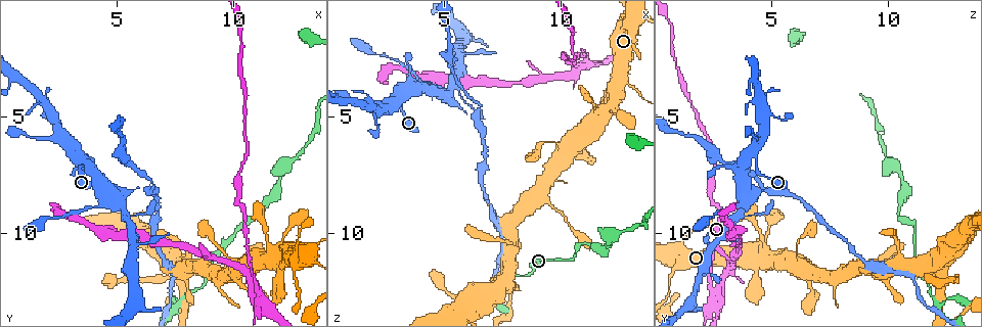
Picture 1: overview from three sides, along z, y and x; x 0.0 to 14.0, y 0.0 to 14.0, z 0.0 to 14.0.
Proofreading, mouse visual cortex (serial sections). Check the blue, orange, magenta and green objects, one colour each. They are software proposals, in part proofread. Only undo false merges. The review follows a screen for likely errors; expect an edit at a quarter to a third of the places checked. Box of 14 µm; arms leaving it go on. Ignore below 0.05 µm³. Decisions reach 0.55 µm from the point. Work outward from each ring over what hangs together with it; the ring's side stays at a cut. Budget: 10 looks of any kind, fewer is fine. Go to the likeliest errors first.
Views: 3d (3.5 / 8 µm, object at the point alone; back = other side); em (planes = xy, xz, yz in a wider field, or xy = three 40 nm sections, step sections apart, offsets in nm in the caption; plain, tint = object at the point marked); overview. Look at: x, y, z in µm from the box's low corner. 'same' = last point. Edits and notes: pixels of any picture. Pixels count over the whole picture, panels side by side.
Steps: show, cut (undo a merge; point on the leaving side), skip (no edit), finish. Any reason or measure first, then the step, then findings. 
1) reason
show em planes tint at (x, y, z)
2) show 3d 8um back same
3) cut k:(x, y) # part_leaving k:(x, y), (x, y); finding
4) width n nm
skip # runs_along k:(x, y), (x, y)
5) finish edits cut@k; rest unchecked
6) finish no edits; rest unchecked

calibre changes
show 3d 3.5um at (13.1, 10.4, 3.6)

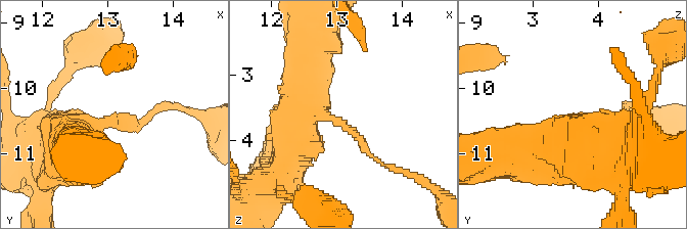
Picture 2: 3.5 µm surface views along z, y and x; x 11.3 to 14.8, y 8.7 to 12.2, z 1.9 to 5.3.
shape alone is not enough
show em xy step 1 tint at (12.95, 10.50, 3.70)

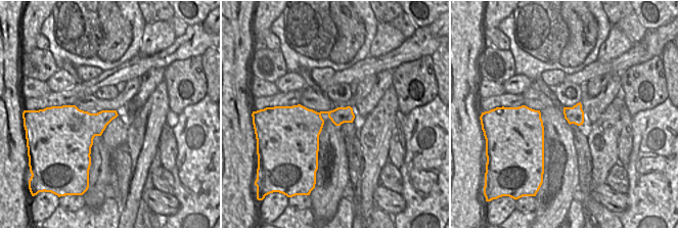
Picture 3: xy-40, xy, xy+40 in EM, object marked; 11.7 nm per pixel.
arm_widths 150, 700 nm
skip # runs_along 2:(307, 87), (301, 110), (338, 121), (382, 163); all the same cell

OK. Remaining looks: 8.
arms run side by side
show 3d 3.5um at (11.1, 12.6, 2.8)

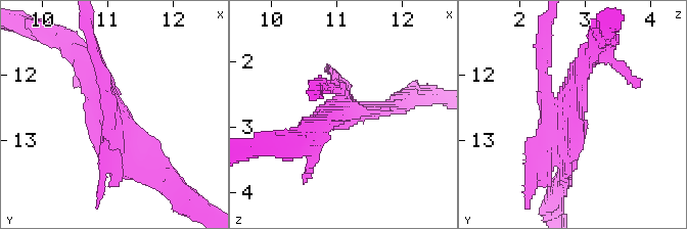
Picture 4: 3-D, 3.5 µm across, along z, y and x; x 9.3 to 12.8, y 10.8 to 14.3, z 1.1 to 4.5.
shape alone is not enough
show em xy step 1 tint at (11.05, 12.55, 2.70)

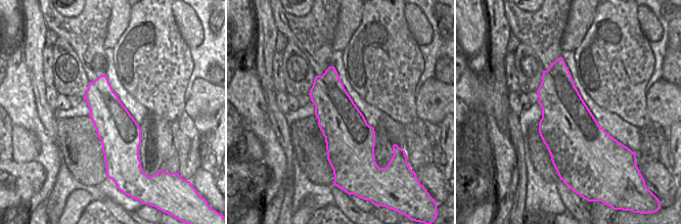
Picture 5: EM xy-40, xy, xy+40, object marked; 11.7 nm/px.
cut 4:(584, 89) # part_leaving 4:(555, 110), (602, 39); two cells meet here

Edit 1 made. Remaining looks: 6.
thick turns thin
show 3d 3.5um at (12.8, 6.6, 9.9)

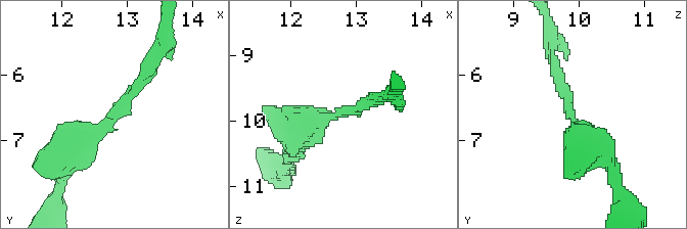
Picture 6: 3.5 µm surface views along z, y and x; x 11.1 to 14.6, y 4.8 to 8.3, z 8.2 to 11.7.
arm_widths 200, 500 nm
show em planes tint at (12.75, 6.60, 9.90)

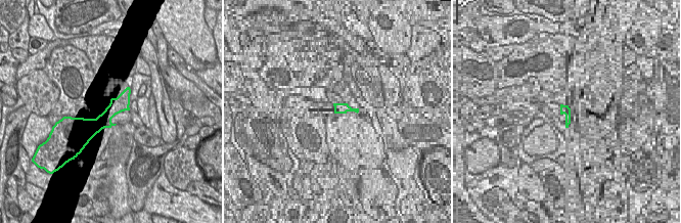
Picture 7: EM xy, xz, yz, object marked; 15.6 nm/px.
skip # runs_along 7:(128, 91), (99, 123), (78, 120); continuous, no second cell

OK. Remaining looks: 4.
thick turns thin
show 3d 3.5um at (4.2, 8.8, 3.6)

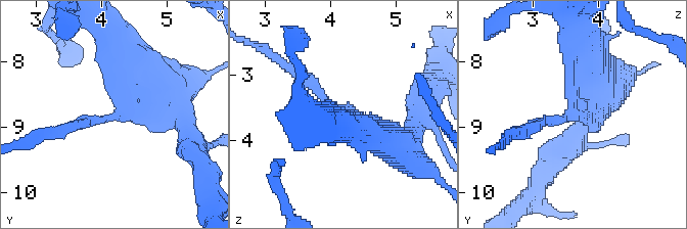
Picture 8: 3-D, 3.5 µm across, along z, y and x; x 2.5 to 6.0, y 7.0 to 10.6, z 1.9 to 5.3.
arm_widths 150, 600 nm
show em xy step 1 tint at (4.30, 8.85, 3.60)

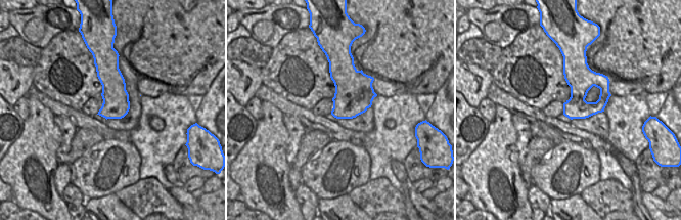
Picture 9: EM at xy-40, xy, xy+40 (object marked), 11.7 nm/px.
cut 8:(74, 125) # part_leaving 8:(95, 121), (45, 130), (30, 140); a second cell is stuck on

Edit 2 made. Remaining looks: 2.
finish edits cut@4, cut@8; rest unchecked

